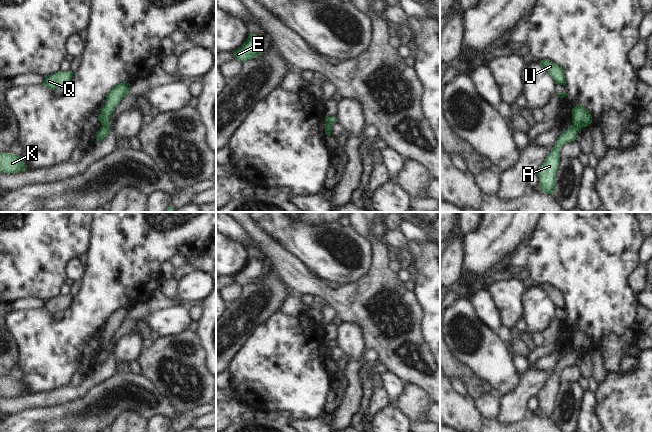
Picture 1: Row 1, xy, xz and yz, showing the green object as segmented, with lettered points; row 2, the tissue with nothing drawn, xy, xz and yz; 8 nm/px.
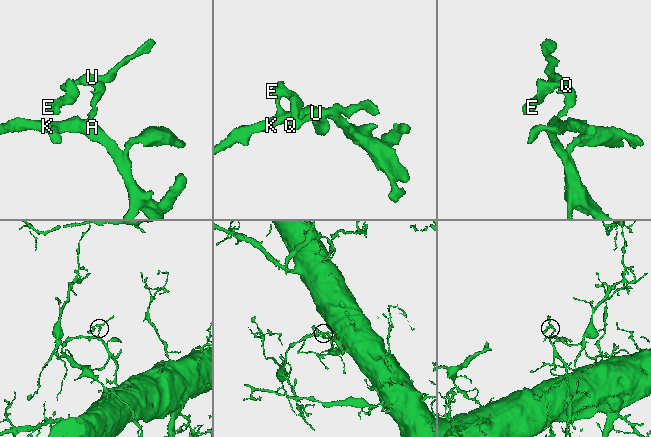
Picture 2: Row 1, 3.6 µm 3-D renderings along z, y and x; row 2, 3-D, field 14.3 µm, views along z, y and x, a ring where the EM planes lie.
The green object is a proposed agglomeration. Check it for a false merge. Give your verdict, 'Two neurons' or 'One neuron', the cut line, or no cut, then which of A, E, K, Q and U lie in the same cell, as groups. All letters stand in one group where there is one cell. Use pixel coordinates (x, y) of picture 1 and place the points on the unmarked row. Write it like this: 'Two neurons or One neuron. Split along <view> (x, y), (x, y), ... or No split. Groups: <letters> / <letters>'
Two neurons. Split along xy (102, 349), (108, 350). Groups: A K / E Q U.

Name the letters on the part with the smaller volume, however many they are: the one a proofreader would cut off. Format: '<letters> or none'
E, Q, U

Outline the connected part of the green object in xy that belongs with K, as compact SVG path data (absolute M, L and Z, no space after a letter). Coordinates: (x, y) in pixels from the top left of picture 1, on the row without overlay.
M0 377L0 397L19 397L25 393L27 393L26 388L21 380Z

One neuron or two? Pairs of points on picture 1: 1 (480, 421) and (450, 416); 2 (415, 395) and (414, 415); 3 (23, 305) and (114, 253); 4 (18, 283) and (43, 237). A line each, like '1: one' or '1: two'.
1: one
2: one
3: two
4: one

